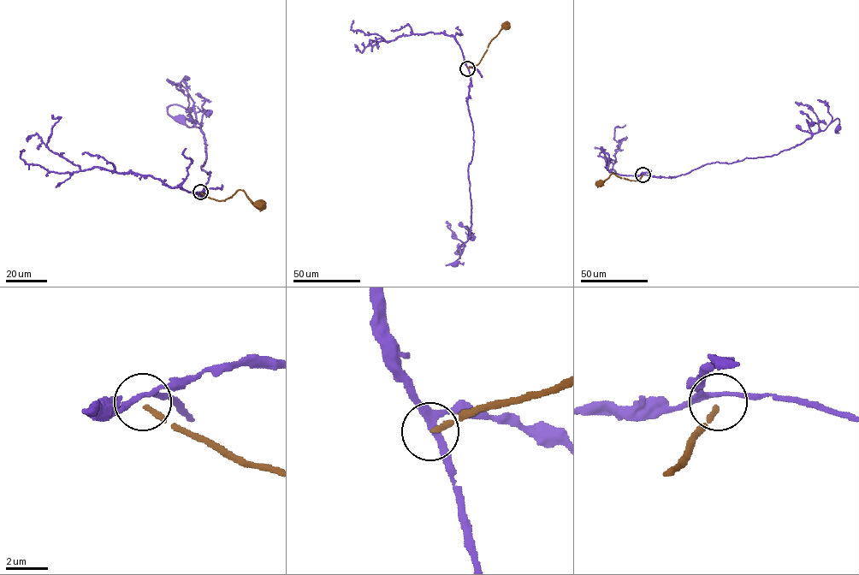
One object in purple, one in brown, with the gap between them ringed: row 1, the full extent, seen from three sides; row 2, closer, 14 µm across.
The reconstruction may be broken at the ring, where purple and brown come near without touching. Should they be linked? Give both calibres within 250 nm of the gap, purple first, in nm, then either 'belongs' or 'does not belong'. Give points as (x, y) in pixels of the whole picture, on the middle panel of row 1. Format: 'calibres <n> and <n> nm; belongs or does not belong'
calibres 240 and 240 nm; does not belong

